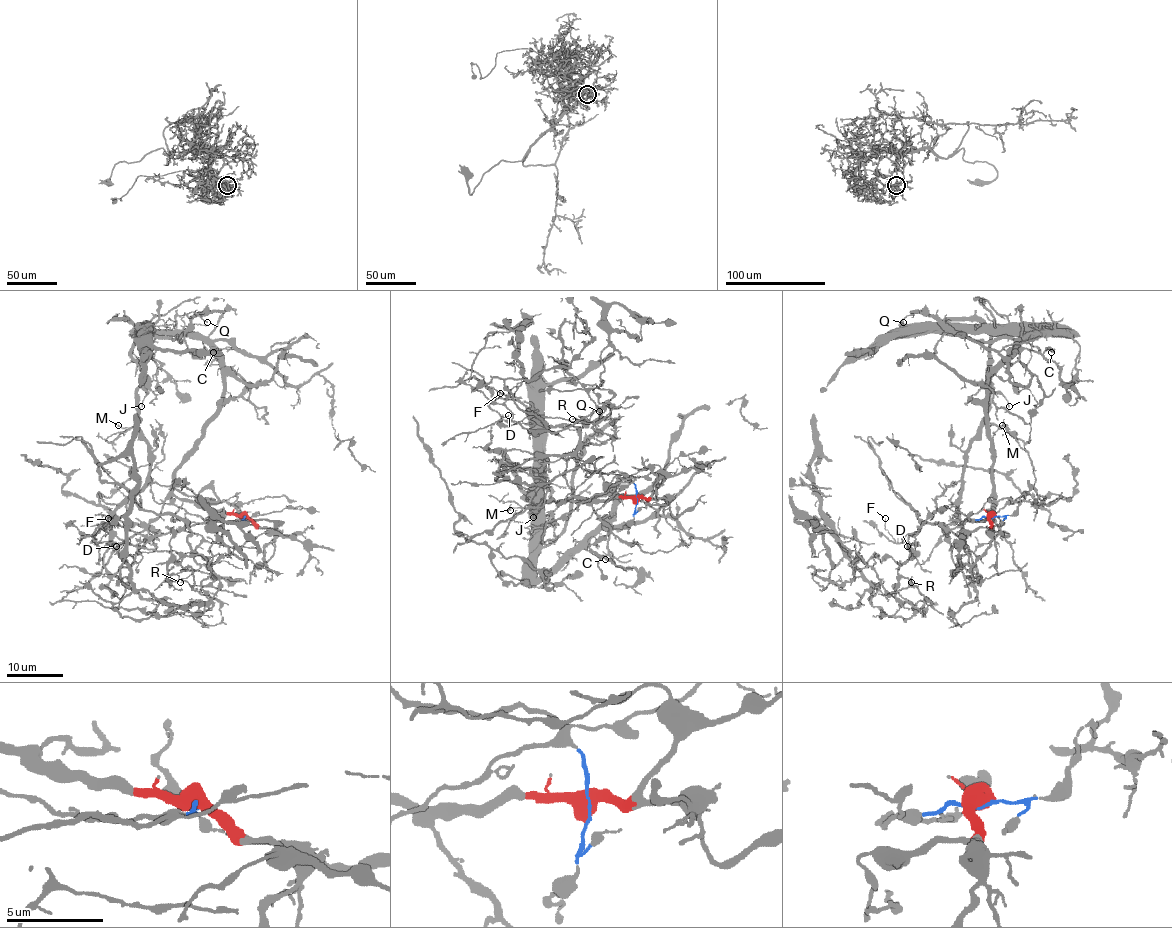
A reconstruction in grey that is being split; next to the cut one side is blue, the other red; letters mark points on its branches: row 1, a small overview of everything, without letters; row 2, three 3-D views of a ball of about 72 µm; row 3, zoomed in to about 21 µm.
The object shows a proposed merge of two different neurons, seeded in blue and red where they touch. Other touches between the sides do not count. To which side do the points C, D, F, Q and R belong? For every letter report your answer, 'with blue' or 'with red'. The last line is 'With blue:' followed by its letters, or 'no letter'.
C: with red
D: with blue
F: with blue
Q: with red
R: with blue
With blue: D, F, R

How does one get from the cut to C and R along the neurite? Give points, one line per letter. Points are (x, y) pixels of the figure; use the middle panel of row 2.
C: (636, 499), (587, 500), (573, 496), (564, 500), (615, 496), (613, 520), (608, 533), (612, 555), (605, 559)
R: (637, 499), (626, 474), (585, 471), (576, 460), (580, 416), (592, 422), (611, 409), (594, 423), (573, 419)

